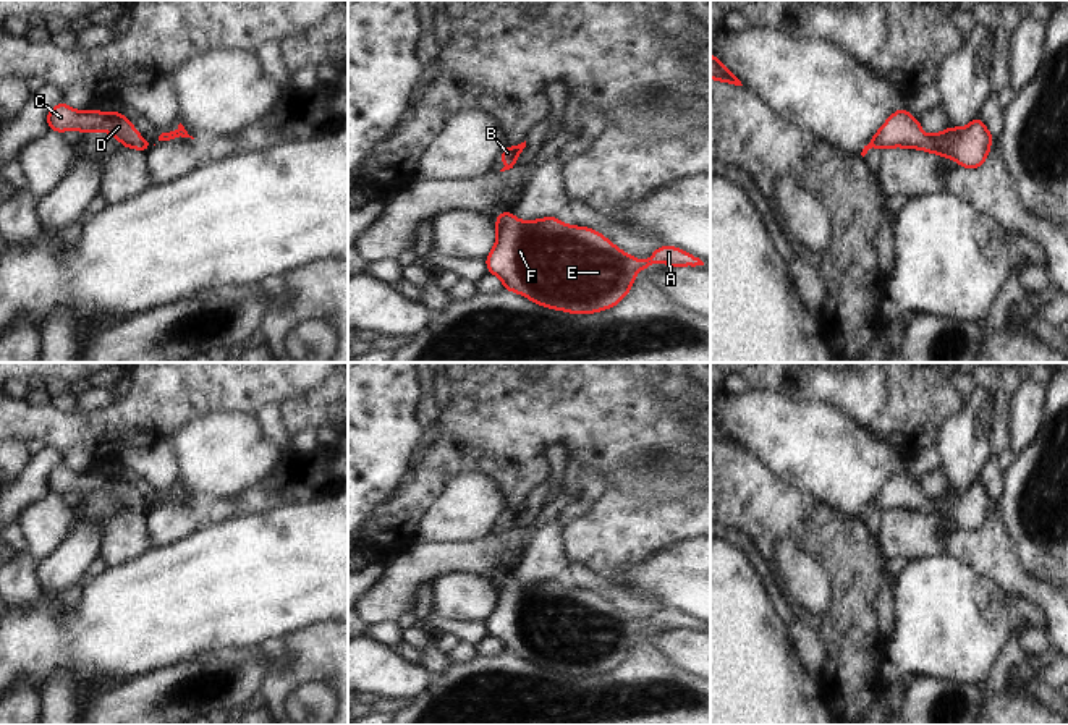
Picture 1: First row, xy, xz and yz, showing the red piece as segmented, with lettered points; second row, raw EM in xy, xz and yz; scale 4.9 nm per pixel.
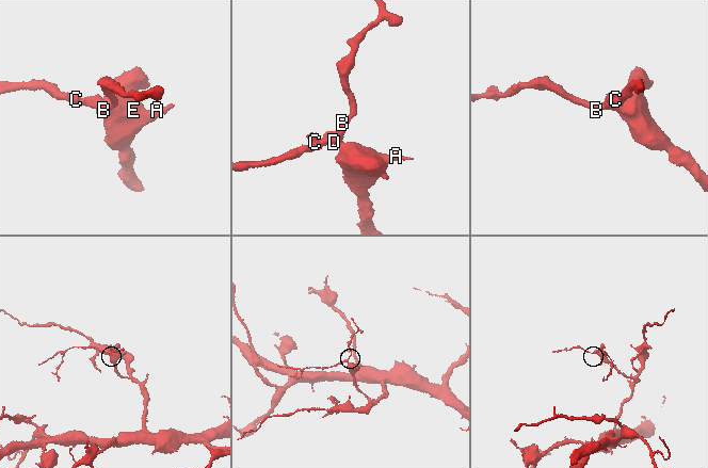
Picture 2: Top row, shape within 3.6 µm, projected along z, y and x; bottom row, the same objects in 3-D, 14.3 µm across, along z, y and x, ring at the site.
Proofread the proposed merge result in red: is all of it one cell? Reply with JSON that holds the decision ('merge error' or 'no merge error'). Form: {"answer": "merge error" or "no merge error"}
{"answer": "no merge error"}

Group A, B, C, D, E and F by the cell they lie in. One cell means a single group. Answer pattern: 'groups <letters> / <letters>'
groups A B C D E F

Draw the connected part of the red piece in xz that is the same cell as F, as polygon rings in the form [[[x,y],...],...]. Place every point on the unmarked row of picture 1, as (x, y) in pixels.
[[[510,573],[495,581],[497,605],[485,620],[487,636],[503,642],[503,652],[516,654],[534,665],[573,676],[592,676],[618,667],[629,654],[638,633],[652,634],[651,626],[704,628],[704,625],[675,608],[660,608],[644,625],[620,613],[604,597],[586,589],[570,589],[557,579],[521,584]]]

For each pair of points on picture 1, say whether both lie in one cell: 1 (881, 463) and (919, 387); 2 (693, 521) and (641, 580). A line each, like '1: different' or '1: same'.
1: different
2: different

